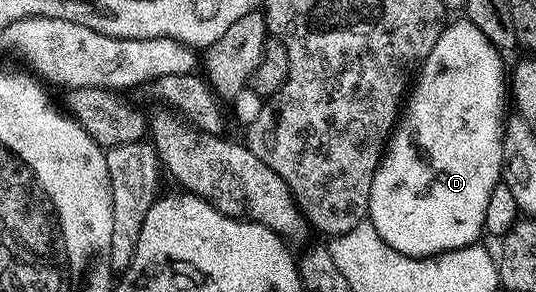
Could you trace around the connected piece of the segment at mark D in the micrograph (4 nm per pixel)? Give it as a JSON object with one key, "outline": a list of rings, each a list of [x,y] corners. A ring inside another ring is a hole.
{"outline":[[[458,18],[441,31],[439,42],[431,50],[424,64],[419,69],[419,75],[407,96],[407,103],[400,113],[399,119],[390,135],[389,143],[385,146],[385,154],[371,182],[371,198],[369,199],[368,223],[379,230],[379,238],[387,242],[399,254],[408,256],[435,256],[438,252],[449,252],[452,248],[465,248],[468,244],[478,243],[485,232],[487,218],[487,201],[491,199],[491,190],[501,183],[501,167],[503,166],[503,130],[507,119],[505,98],[507,102],[507,76],[501,73],[502,53],[490,44],[487,37],[472,24],[470,20]]]}

